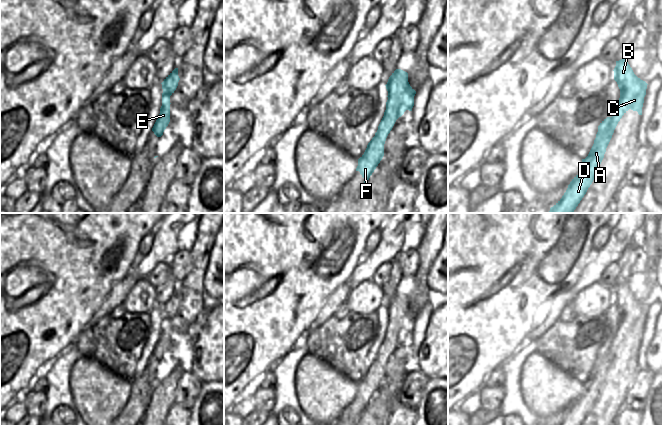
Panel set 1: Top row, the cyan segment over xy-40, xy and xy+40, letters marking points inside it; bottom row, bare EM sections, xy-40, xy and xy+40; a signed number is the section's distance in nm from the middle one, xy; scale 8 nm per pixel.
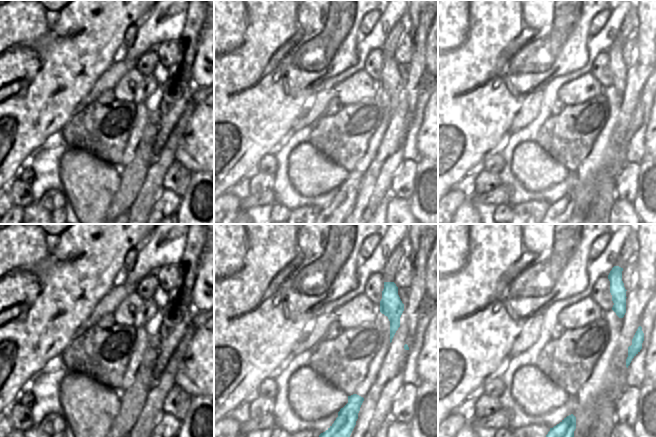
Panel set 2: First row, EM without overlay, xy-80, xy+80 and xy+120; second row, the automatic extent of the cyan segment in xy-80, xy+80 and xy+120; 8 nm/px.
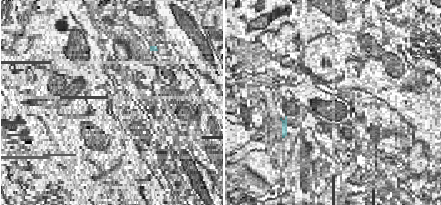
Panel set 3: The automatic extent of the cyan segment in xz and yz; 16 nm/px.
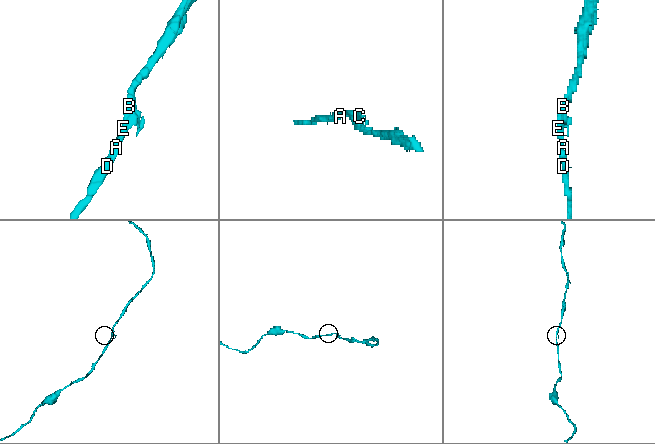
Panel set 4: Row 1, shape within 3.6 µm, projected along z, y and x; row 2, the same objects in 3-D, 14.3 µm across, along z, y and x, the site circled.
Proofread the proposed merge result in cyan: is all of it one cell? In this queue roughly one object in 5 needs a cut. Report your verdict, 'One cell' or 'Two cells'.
One cell

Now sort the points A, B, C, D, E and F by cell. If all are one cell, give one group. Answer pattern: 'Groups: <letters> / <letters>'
Groups: A B C D E F

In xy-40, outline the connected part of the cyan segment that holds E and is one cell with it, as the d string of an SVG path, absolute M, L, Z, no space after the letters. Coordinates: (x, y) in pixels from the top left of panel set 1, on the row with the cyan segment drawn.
M175 68L161 83L163 89L162 106L160 108L160 114L152 128L152 131L157 137L163 135L164 130L170 122L170 96L176 90L179 80L178 68Z

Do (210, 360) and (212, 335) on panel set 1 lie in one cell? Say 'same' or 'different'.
same

